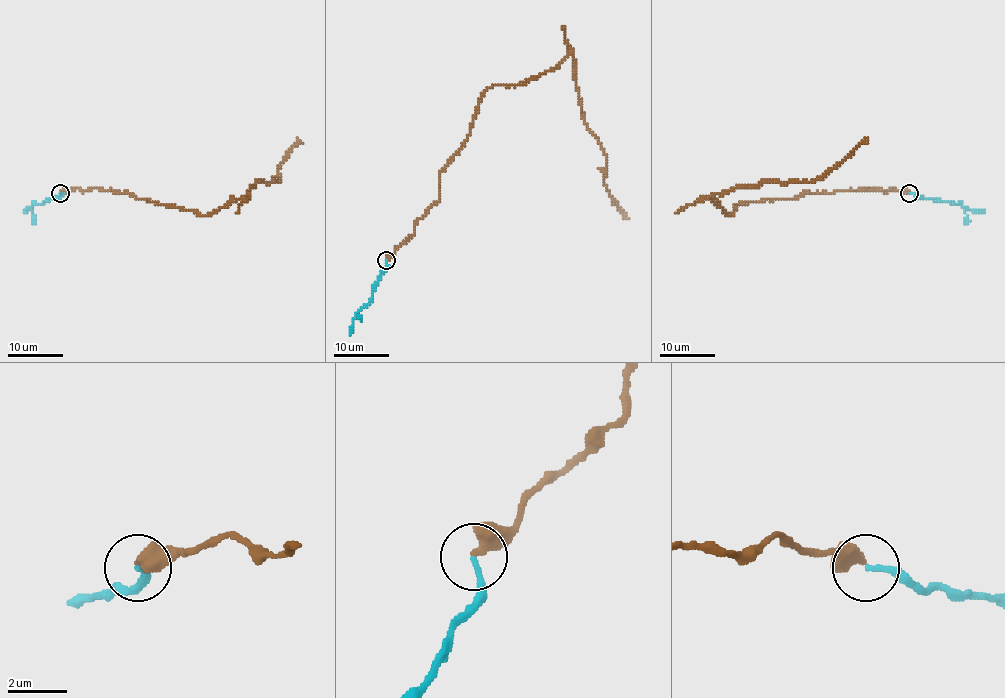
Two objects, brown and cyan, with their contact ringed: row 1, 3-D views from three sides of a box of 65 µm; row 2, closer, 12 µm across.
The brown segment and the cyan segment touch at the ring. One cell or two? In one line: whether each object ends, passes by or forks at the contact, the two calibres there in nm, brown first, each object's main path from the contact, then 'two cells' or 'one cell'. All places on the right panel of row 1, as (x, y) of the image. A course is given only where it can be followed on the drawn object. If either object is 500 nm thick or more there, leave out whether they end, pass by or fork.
brown ends there; cyan ends there; 400 nm thick on the brown side, 170 nm on the other; brown runs (908, 192), (802, 192), (791, 199), (747, 202), (727, 215), (702, 198), (770, 181), (819, 180), (868, 141); cyan runs (908, 194), (961, 203), (983, 212); one cell

